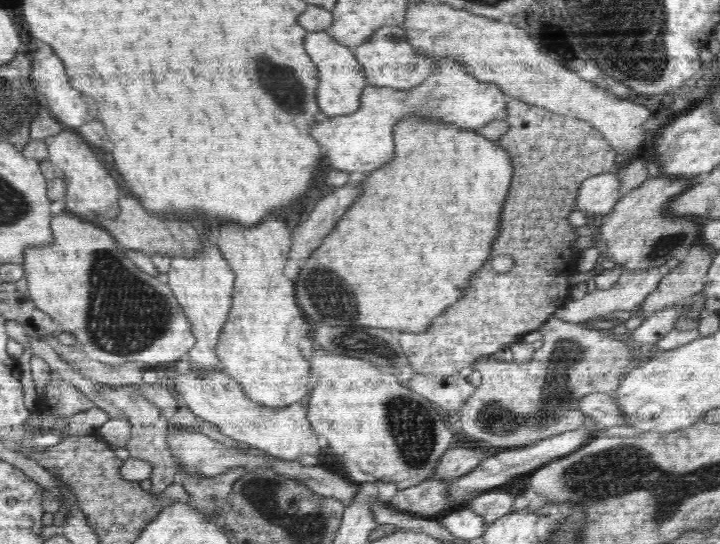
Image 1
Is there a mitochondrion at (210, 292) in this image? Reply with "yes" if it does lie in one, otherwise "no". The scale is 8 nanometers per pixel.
no

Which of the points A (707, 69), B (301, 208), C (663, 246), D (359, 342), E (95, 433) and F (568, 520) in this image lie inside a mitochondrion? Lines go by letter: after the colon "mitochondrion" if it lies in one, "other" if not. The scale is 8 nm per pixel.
A: other
B: other
C: mitochondrion
D: mitochondrion
E: other
F: mitochondrion

